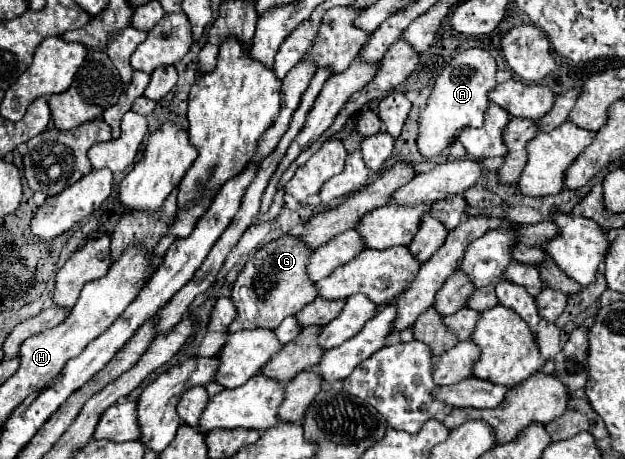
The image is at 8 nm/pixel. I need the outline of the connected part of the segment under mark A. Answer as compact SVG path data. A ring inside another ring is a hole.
M467 49L453 57L453 61L437 77L433 93L427 99L427 107L419 117L417 147L421 155L433 157L449 147L465 127L479 127L485 121L489 109L489 91L495 89L497 63L485 49Z

